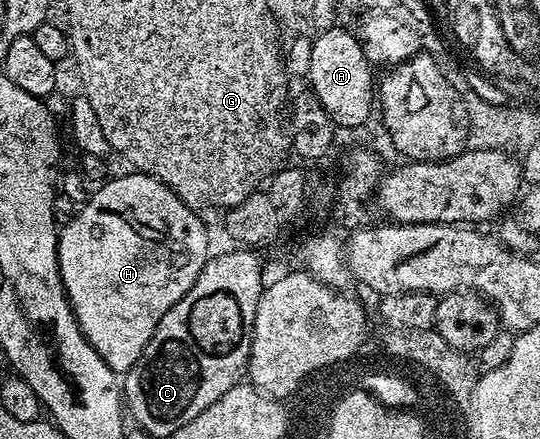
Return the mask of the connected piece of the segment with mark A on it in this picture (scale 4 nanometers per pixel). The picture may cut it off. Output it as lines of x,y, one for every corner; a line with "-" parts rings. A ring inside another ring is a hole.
325,28
315,34
306,81
312,92
318,95
322,107
326,107
326,111
337,126
341,130
352,128
355,130
367,119
374,106
373,66
366,59
354,34
347,29
331,28

